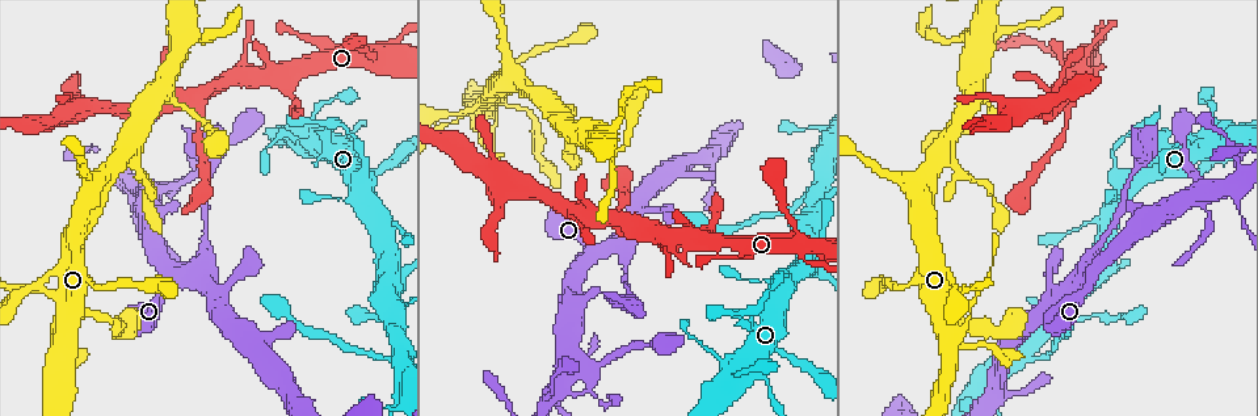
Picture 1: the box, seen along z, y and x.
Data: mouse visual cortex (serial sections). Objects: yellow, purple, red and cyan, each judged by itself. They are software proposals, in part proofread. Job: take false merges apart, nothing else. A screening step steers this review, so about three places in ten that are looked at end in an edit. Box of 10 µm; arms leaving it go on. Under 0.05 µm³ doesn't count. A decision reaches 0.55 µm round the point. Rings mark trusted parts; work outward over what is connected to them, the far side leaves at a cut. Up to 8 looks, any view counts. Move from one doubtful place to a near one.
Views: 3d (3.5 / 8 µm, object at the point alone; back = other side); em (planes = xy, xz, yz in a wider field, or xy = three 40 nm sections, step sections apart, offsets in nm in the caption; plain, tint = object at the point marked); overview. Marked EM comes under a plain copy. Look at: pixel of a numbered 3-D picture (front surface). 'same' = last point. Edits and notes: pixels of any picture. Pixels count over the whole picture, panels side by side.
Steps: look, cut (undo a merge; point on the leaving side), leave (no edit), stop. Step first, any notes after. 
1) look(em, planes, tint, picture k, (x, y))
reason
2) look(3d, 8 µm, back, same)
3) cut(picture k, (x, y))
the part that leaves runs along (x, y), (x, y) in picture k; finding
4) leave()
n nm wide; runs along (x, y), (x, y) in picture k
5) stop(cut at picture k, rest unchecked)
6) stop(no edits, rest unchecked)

look(3d, 8 µm, picture 1, (384, 42))

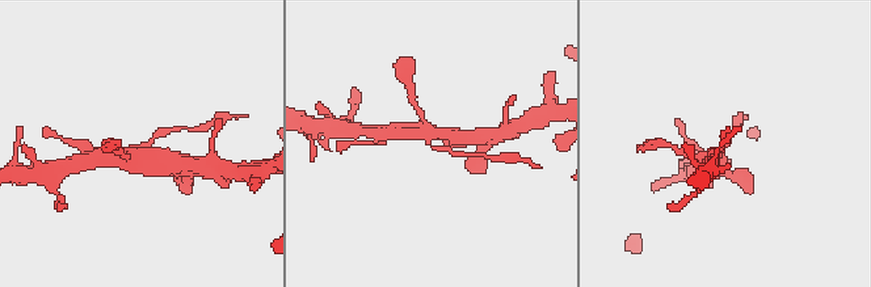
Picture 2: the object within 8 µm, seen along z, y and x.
look(em, xy, step 2, tint, same)
arms of 150, 400 nm; shape alone is not enough

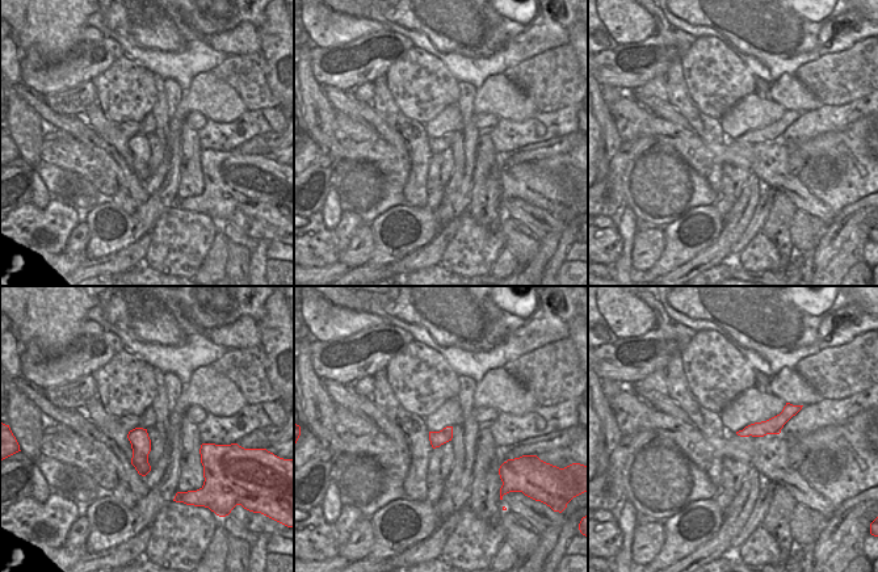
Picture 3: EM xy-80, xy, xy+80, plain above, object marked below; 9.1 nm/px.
cut(picture 2, (162, 133))
a second cell is stuck on

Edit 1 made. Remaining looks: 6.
look(3d, 3.5 µm, picture 1, (181, 280))
abrupt turn

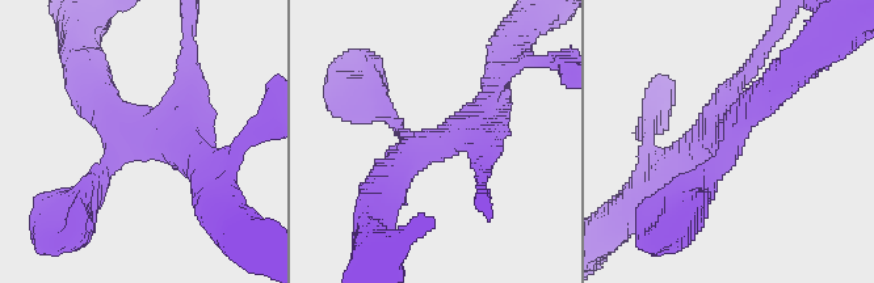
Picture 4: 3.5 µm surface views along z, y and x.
look(em, xy, step 3, tint, picture 4, (139, 138))
4 arms; arms of 200, 300, 400, 400 nm; now the EM

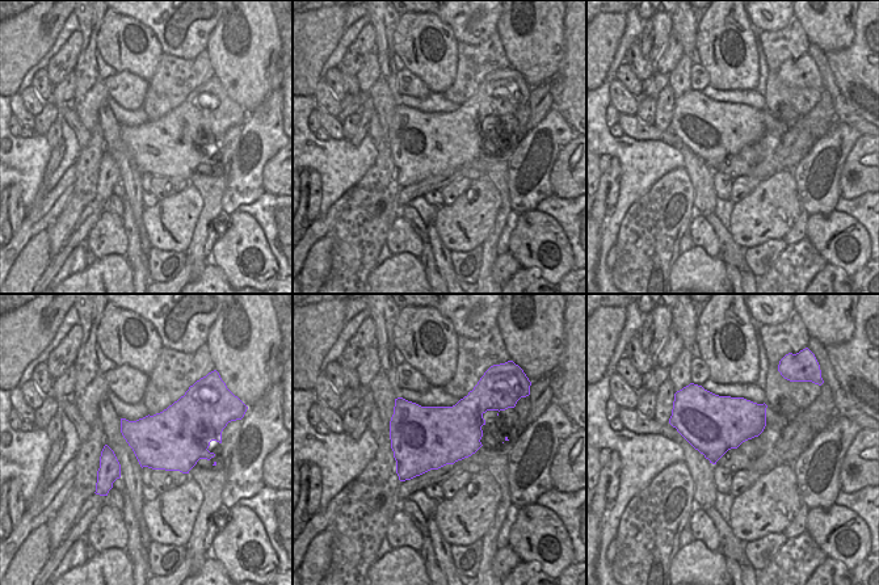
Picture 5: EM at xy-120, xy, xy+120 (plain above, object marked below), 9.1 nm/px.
leave()
runs along (84, 194), (135, 138), (201, 174) in picture 4; continuous, no second cell

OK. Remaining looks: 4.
look(3d, 3.5 µm, picture 1, (27, 287))

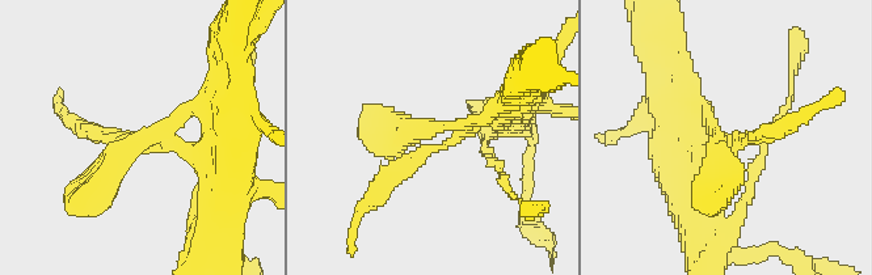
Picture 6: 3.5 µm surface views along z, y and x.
look(em, xy, step 5, tint, picture 6, (436, 125))
3 arms; arms of 200, 300, 400 nm; shape alone is not enough

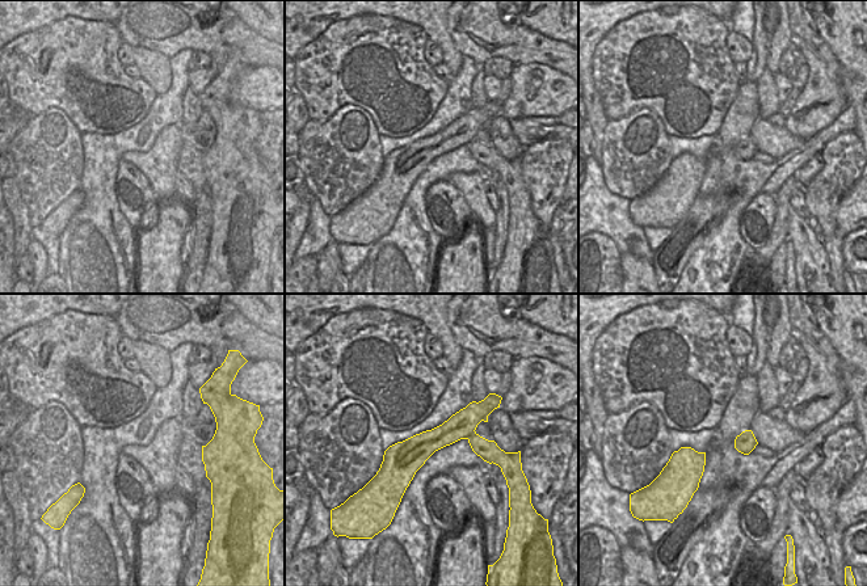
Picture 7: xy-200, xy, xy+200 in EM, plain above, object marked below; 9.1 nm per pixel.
leave()
runs along (217, 138), (201, 155), (140, 138), (84, 198) in picture 6; one cell here

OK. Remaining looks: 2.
look(3d, 3.5 µm, picture 1, (1121, 177))
small branch off a trunk

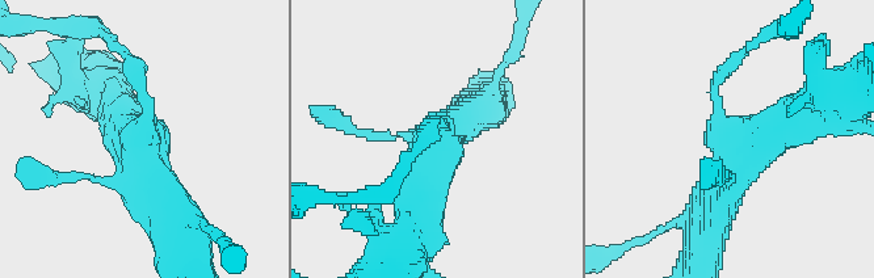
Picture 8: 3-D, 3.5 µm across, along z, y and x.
look(em, xy, step 2, tint, picture 8, (142, 134))

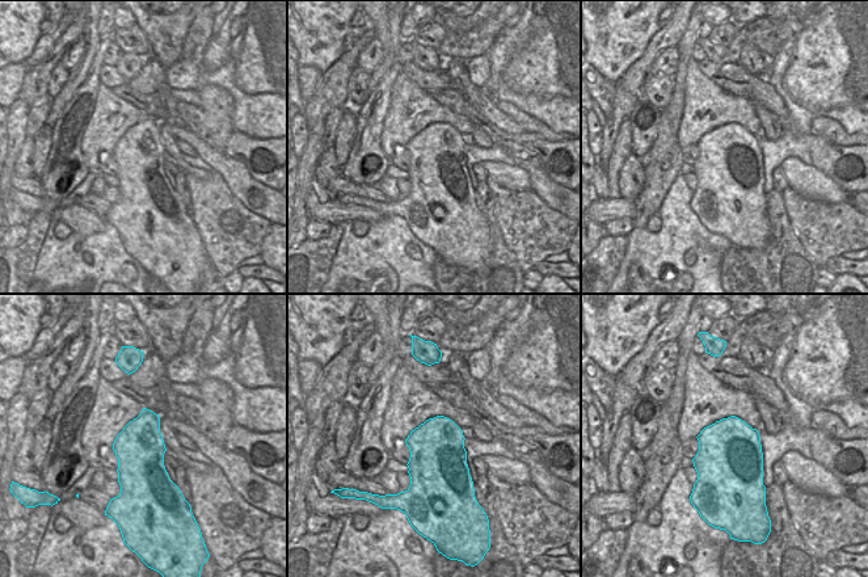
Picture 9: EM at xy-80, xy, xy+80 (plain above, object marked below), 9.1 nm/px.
leave()
runs along (822, 114), (757, 138), (710, 223) in picture 8; one cell here

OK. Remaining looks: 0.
stop(cut at picture 2, rest unchecked)

